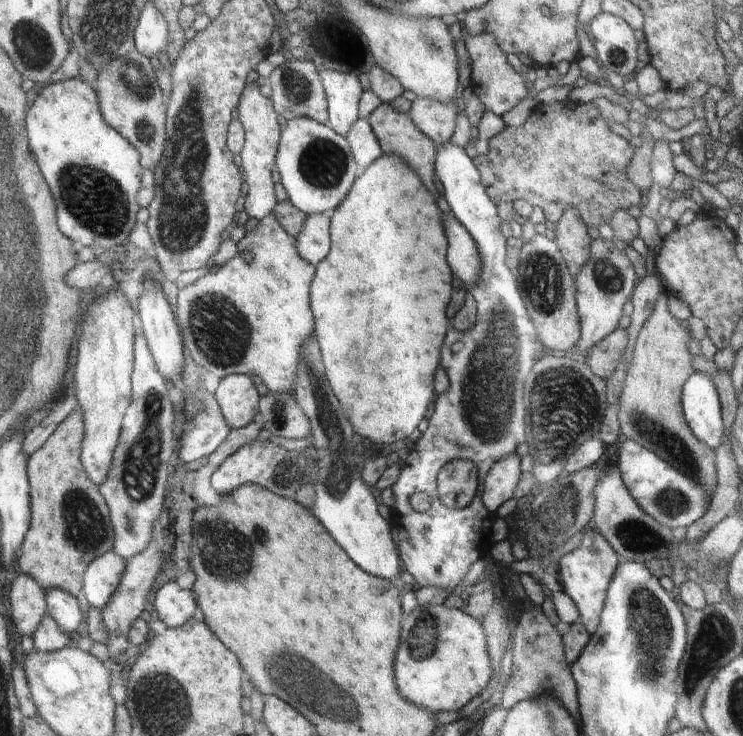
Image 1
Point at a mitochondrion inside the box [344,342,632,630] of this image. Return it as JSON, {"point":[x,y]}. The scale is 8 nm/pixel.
{"point":[571,405]}

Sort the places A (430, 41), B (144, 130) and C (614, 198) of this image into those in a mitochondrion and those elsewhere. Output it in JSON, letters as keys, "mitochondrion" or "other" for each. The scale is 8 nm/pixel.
{"A":"mitochondrion","B":"mitochondrion","C":"other"}

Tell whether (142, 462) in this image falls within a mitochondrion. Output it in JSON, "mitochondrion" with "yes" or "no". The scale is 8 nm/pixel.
{"mitochondrion":"yes"}

